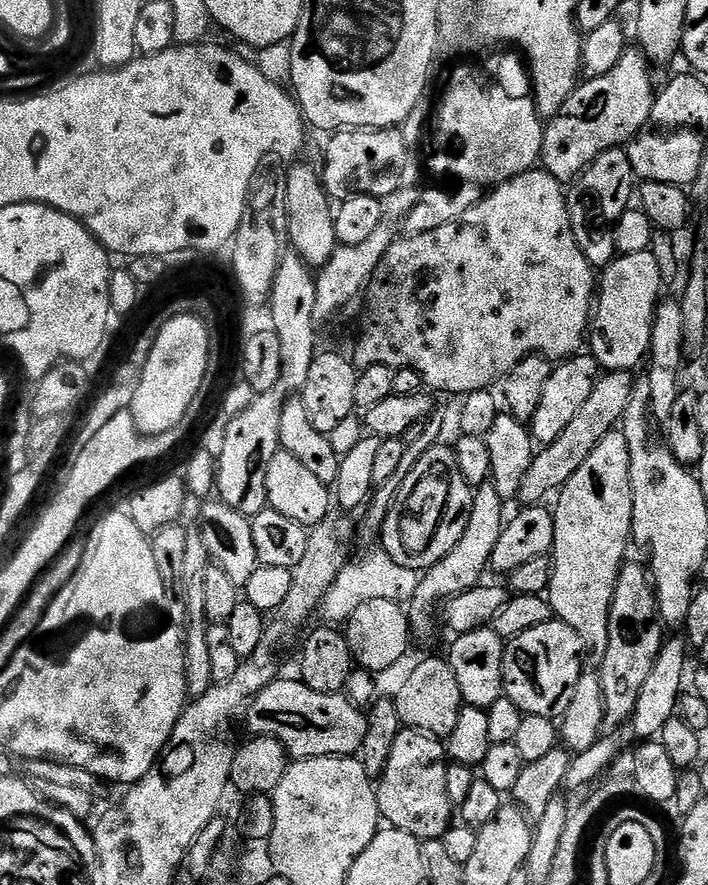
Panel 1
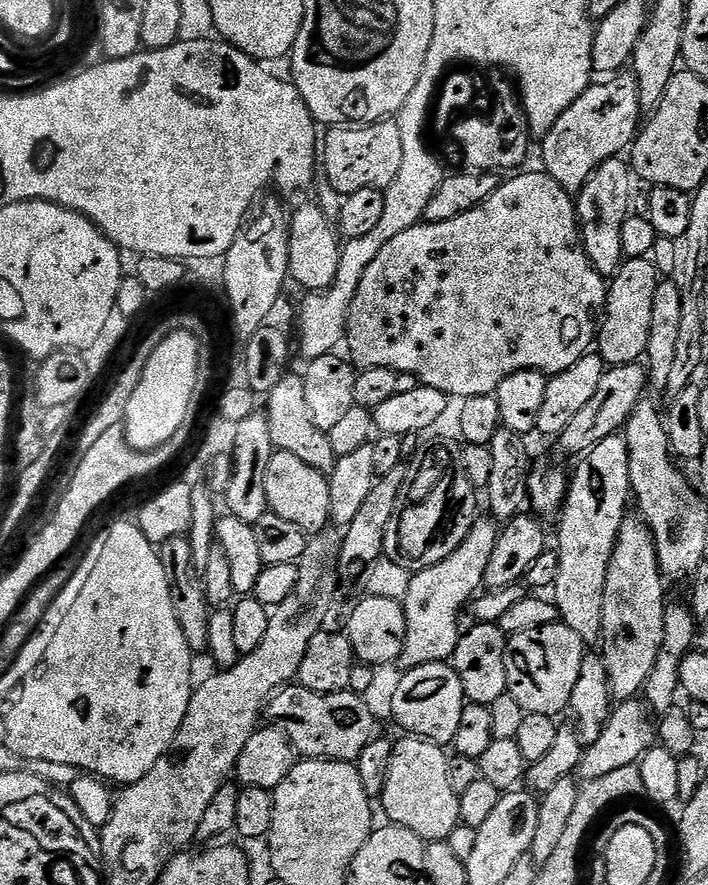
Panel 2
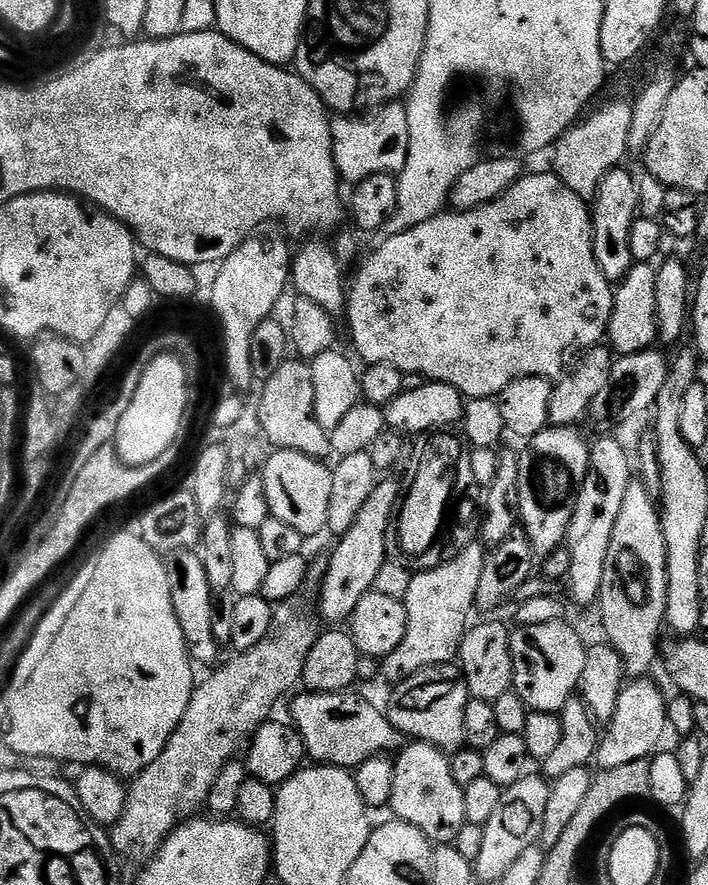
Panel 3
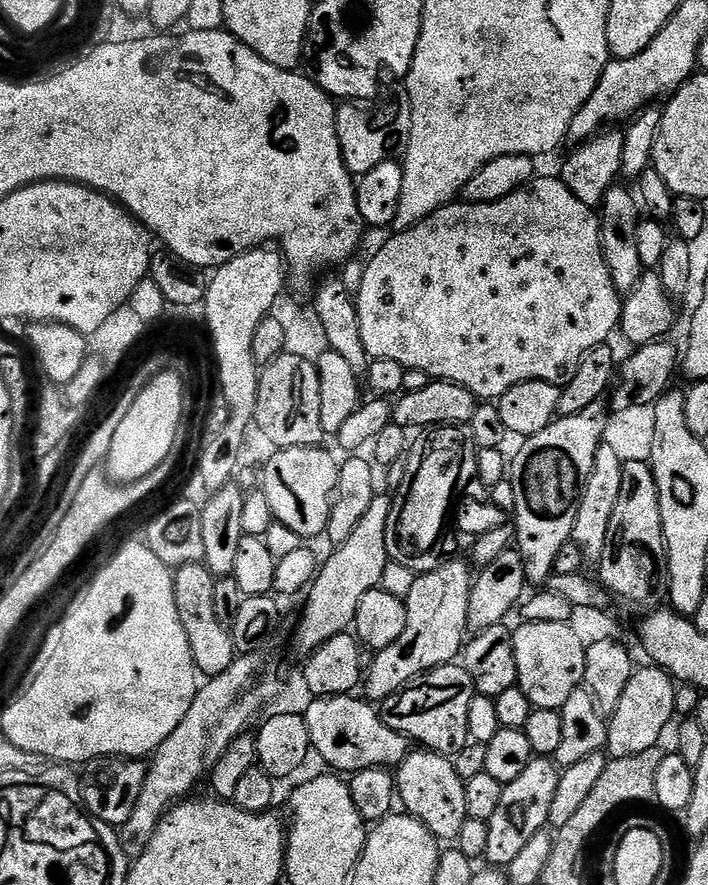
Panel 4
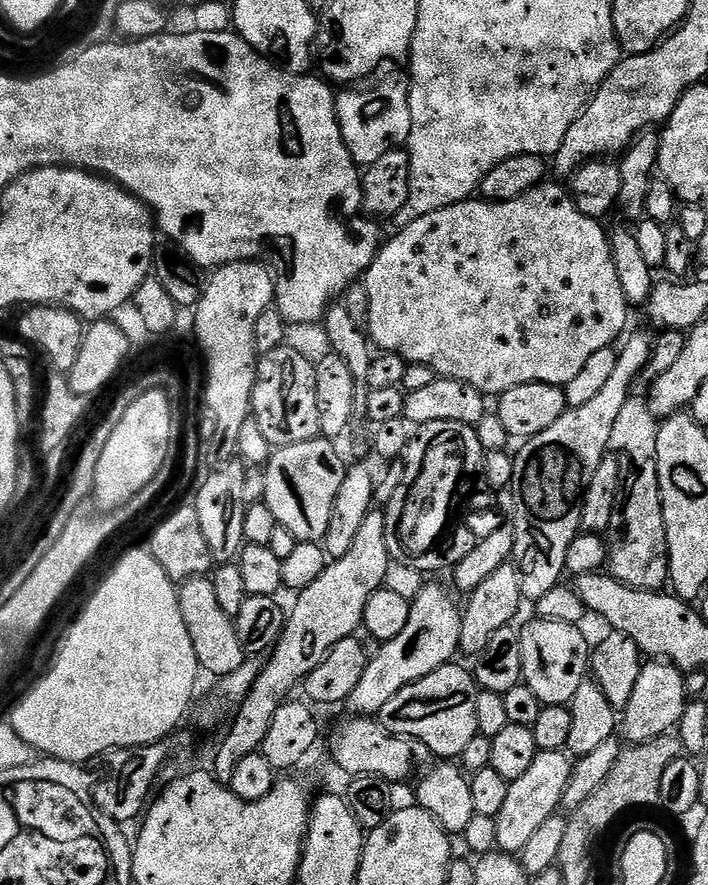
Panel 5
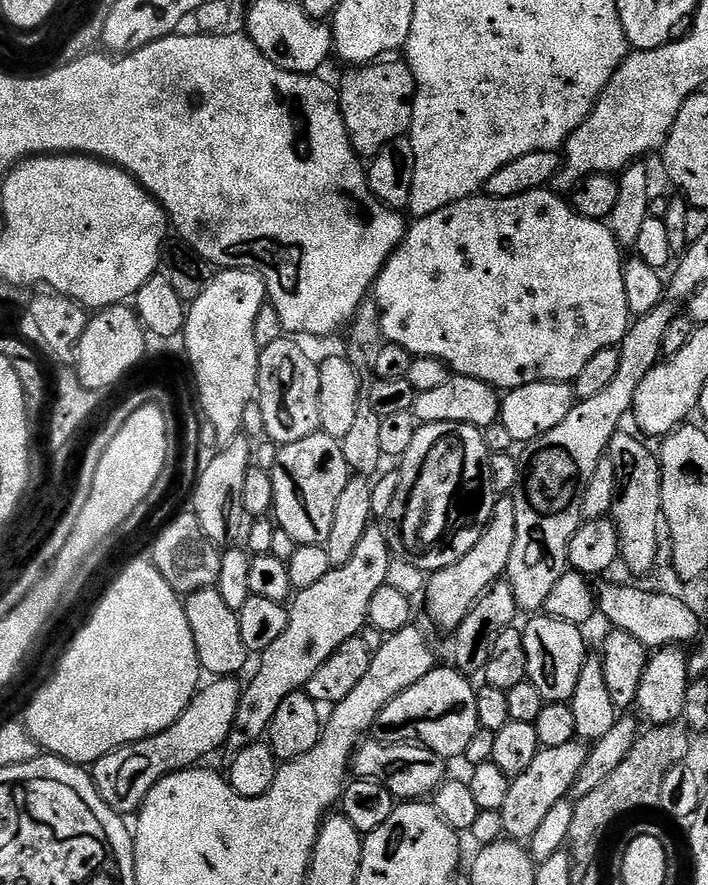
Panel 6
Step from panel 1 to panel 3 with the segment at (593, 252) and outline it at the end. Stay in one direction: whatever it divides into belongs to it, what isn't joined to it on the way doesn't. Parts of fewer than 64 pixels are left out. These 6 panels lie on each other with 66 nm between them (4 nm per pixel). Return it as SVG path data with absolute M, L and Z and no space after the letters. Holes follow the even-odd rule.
M621 166L610 170L606 178L602 178L602 186L598 186L594 199L591 201L592 233L594 234L594 252L598 258L598 266L602 274L614 286L632 269L634 263L630 248L631 230L638 218L636 212L640 208L640 188L636 180L627 172L627 167Z

